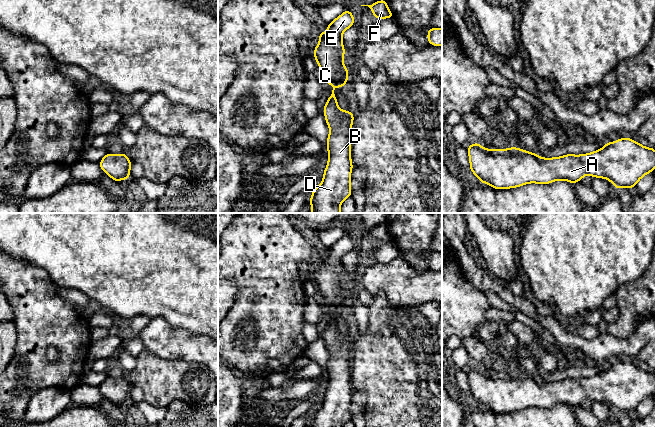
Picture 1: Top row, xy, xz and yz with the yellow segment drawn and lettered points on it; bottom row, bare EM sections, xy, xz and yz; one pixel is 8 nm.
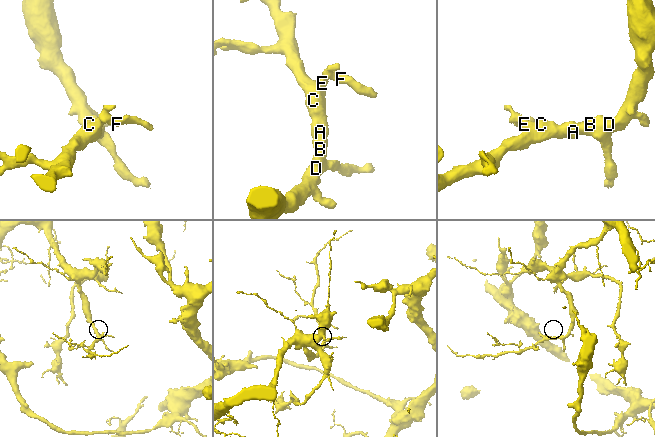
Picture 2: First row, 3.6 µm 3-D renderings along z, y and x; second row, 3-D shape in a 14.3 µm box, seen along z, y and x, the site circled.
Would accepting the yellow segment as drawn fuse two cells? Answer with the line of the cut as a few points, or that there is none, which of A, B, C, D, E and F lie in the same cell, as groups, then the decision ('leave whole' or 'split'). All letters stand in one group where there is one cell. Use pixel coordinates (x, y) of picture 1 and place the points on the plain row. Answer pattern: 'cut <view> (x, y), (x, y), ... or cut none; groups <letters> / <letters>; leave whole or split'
cut none; groups A B C D E F; leave whole

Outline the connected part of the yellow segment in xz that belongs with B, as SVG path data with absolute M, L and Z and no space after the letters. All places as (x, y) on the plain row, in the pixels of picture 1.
M350 233L327 248L328 254L318 257L319 267L314 272L313 281L323 295L323 304L332 311L332 318L324 330L323 337L330 352L327 362L328 387L322 407L316 411L309 427L342 427L351 421L351 360L354 338L342 335L334 318L336 311L347 308L349 295L343 287L346 278L342 266L345 254L354 249Z

